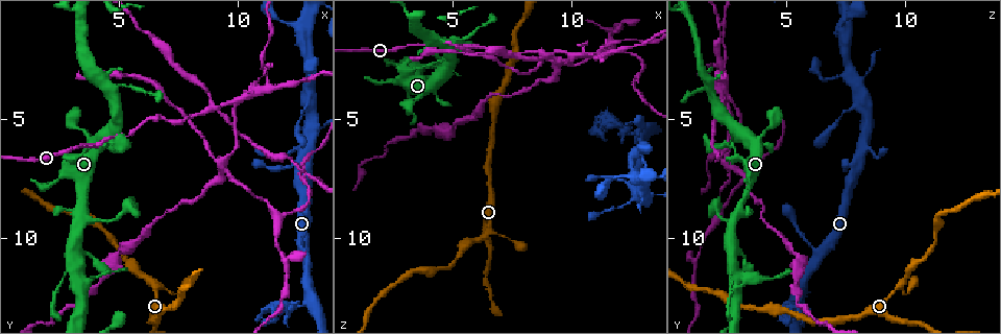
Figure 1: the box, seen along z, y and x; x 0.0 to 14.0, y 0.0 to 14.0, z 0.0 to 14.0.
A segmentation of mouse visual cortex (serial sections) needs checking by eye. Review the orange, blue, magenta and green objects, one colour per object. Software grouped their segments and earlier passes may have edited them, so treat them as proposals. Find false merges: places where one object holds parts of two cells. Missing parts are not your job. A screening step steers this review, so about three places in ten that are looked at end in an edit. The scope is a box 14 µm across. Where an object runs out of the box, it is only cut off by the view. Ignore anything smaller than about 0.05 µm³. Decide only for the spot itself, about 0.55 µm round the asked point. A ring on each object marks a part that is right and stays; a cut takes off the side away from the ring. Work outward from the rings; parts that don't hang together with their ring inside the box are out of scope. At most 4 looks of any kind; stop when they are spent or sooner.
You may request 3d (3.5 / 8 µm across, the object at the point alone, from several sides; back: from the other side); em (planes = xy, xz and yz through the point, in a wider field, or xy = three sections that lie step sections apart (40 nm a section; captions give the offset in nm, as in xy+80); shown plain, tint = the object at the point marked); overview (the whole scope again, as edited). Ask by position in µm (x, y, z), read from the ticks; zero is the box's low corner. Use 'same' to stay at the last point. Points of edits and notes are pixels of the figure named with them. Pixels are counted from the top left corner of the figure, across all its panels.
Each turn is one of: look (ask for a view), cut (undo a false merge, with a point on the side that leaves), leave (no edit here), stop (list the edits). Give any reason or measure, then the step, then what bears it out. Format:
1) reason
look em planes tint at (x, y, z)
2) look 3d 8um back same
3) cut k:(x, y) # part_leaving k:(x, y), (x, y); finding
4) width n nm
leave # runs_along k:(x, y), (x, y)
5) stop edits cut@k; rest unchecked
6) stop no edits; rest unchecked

a narrow waist
look 3d 3.5um at (3.2, 6.1, 1.9)

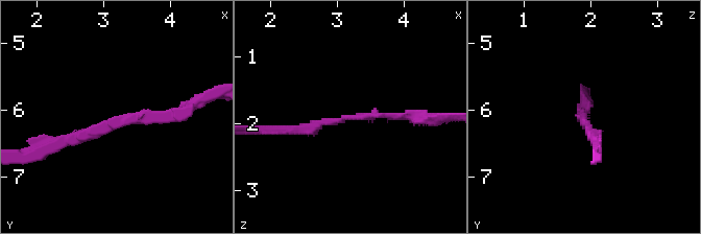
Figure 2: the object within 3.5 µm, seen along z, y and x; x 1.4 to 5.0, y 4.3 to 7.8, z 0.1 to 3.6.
arm_widths 150, 150 nm
look em xy step 5 tint at (3.25, 6.20, 1.95)

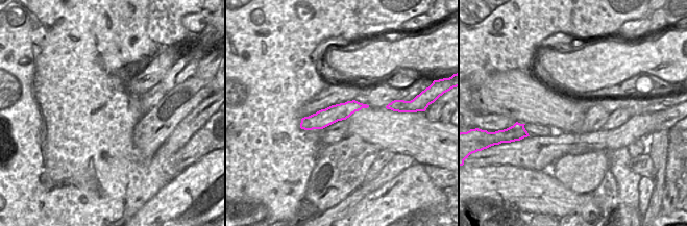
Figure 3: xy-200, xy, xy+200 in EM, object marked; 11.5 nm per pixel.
leave # runs_along 3:(360, 105), (302, 125); continuous, no second cell

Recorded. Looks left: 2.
a narrow waist
look 3d 3.5um at (6.3, 4.9, 2.0)

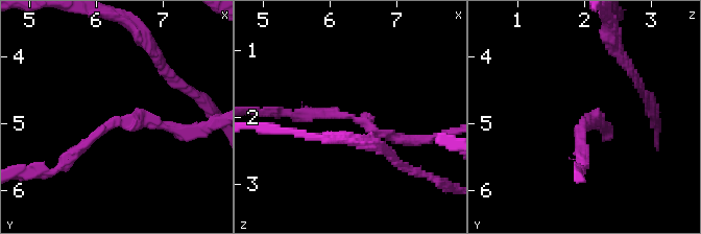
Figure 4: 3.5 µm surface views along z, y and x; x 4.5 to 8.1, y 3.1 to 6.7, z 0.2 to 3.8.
arm_widths 150, 200 nm; shape alone is not enough
look em planes tint at (6.35, 5.00, 2.05)

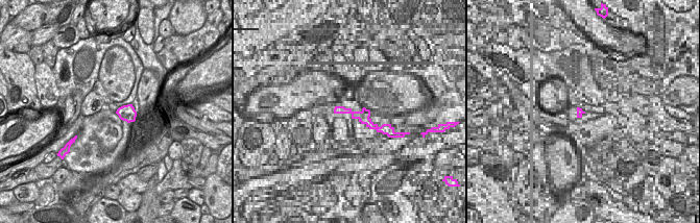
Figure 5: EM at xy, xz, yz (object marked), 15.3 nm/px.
leave # runs_along 4:(63, 163), (107, 124), (182, 131); continuous, no second cell

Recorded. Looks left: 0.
stop no edits; rest unchecked

